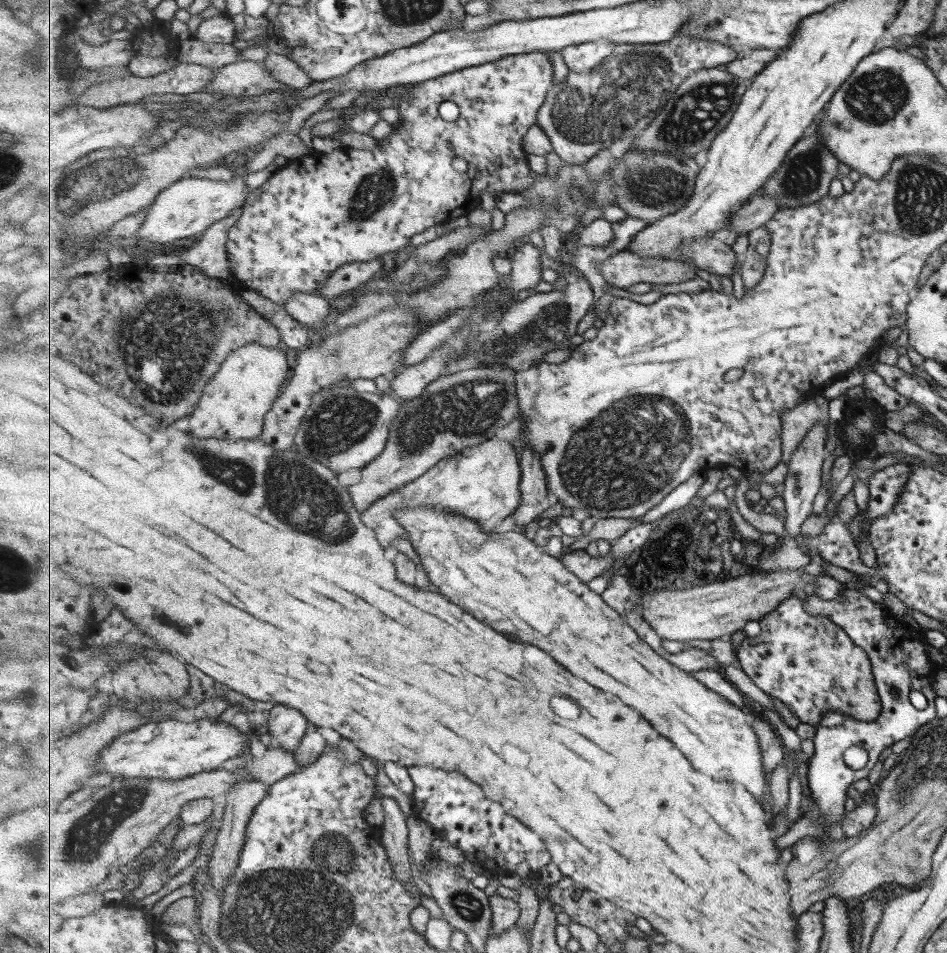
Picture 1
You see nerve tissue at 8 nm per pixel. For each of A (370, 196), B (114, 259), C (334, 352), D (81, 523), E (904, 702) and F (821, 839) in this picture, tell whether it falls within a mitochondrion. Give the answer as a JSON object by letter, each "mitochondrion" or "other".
{"A":"mitochondrion","B":"other","C":"mitochondrion","D":"other","E":"other","F":"other"}

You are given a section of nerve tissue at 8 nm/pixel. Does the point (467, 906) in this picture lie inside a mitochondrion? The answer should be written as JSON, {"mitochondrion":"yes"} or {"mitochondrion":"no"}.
{"mitochondrion":"yes"}

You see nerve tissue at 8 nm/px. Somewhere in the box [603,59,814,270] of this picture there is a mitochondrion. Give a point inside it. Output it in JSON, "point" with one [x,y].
{"point":[700,108]}

